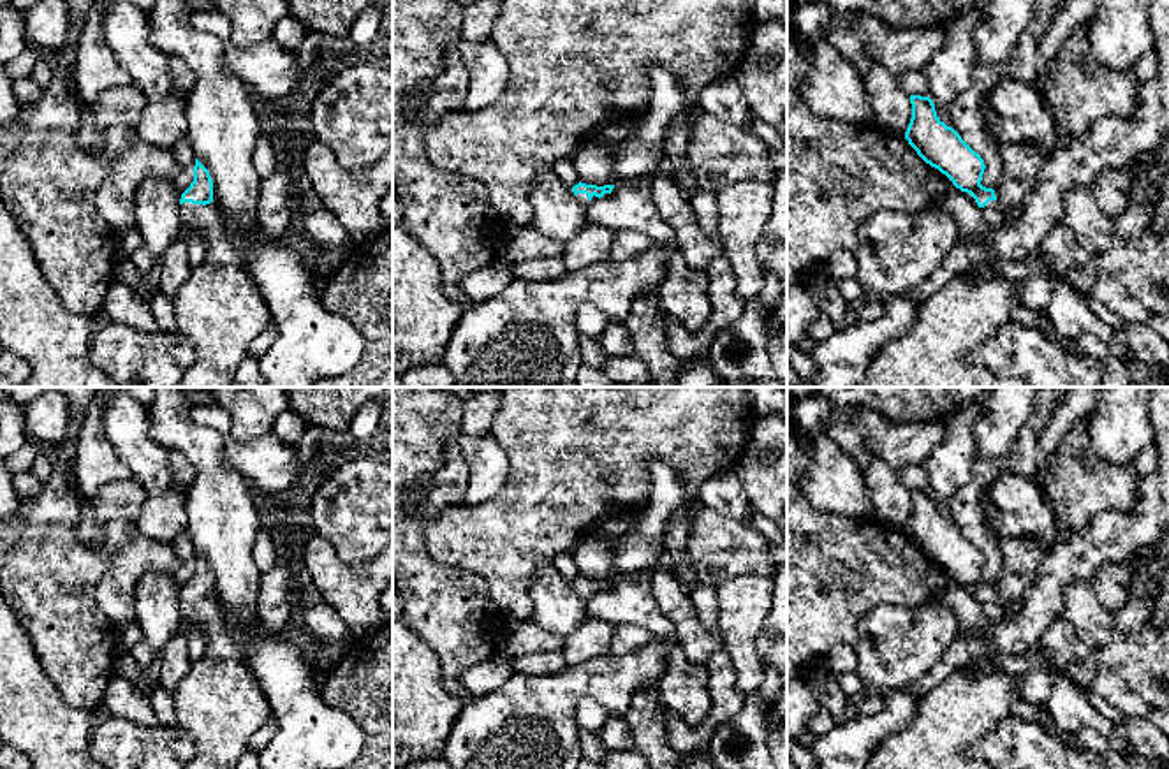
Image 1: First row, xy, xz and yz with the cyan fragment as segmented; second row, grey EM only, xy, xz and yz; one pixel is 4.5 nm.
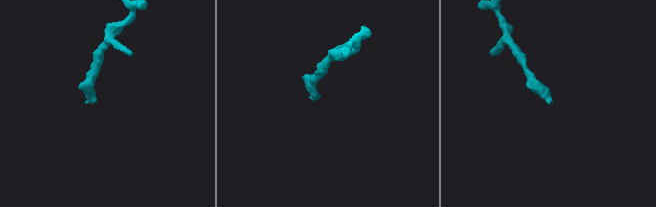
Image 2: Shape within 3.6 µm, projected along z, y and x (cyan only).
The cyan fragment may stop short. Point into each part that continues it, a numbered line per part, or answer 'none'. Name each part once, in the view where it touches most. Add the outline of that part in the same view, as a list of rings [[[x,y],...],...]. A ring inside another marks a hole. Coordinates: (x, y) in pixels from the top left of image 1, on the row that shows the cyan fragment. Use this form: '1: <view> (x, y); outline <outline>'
1: xy (219, 308); outline [[[183,202],[180,220],[206,239],[206,252],[173,297],[174,333],[195,347],[195,361],[178,387],[232,387],[252,341],[273,315],[218,206]]]

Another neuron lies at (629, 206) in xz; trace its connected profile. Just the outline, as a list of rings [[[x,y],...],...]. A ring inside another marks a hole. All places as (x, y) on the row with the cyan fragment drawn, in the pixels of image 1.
[[[620,183],[606,197],[586,208],[588,220],[611,232],[643,232],[651,239],[674,241],[673,227],[664,222],[653,204],[648,183]]]

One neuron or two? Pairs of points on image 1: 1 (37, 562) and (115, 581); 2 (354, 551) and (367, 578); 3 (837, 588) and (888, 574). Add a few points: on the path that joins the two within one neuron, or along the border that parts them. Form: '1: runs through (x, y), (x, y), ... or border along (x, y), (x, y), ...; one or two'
1: border along (110, 558), (95, 588), (95, 604), (106, 618); two
2: border along (326, 541), (349, 565), (360, 567), (374, 558); two
3: runs through (849, 576), (875, 574); one

